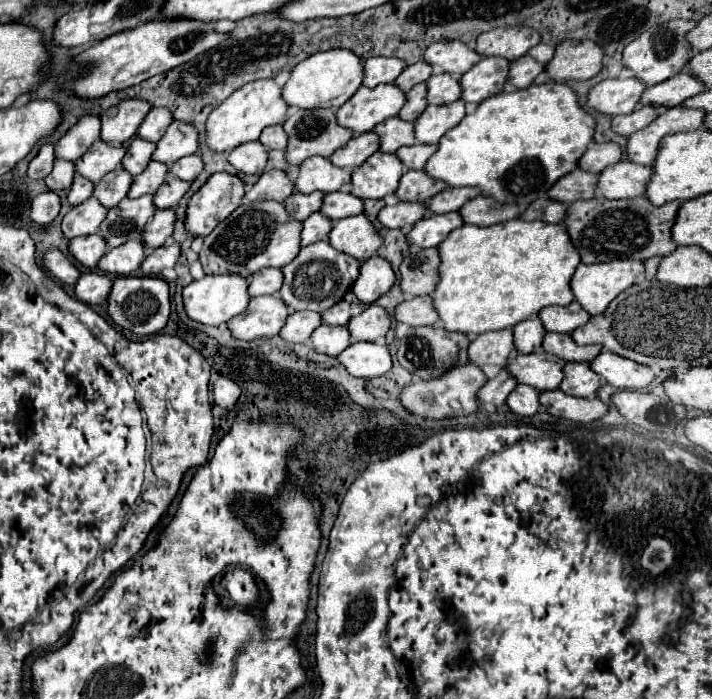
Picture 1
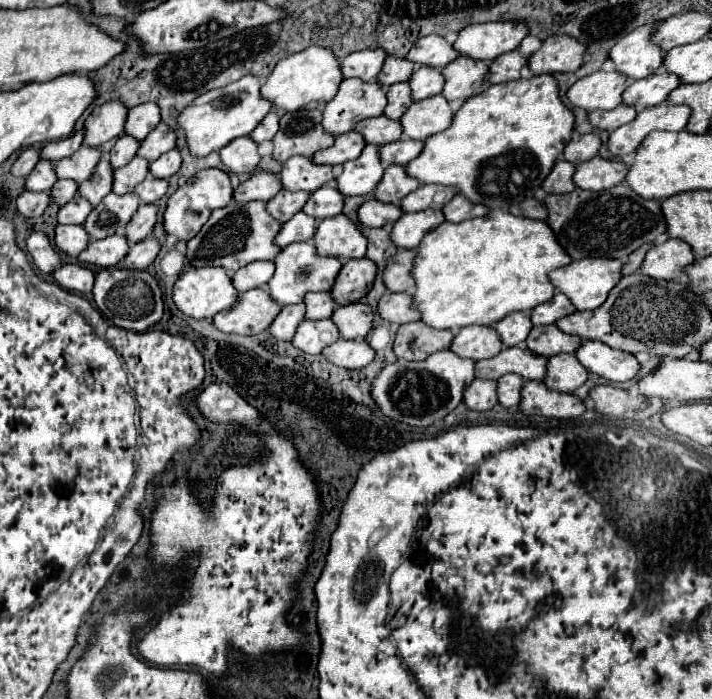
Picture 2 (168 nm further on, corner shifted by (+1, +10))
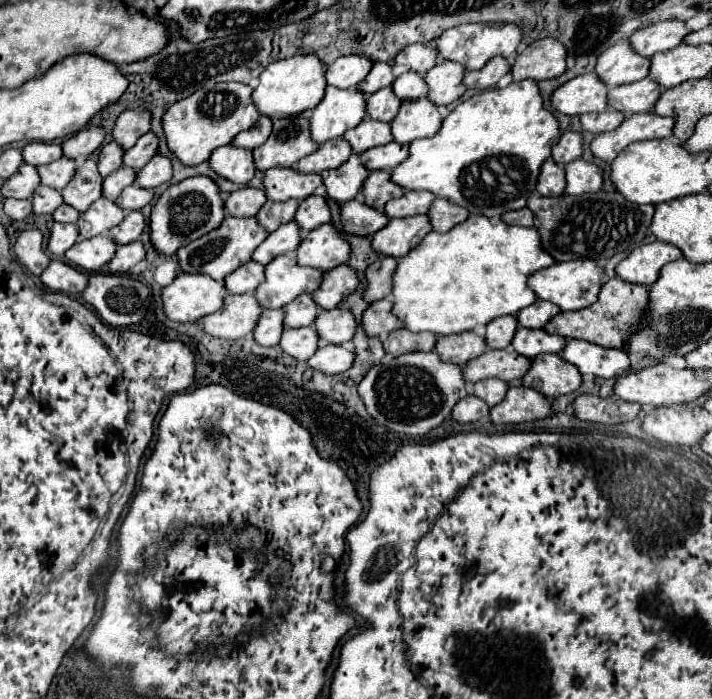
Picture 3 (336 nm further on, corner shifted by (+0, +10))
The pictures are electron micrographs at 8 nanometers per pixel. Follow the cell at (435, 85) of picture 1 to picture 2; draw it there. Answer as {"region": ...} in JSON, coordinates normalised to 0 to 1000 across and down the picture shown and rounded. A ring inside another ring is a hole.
{"region":[[[586,96],[574,113],[574,122],[577,122],[577,139],[580,144],[591,144],[591,142],[600,142],[600,139],[608,139],[614,133],[622,130],[622,107],[617,99],[608,99],[608,96]]]}

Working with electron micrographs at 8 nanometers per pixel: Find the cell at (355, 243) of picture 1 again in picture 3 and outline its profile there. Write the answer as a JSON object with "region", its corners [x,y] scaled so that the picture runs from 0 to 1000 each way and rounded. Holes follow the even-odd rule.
{"region":[[[449,322],[438,328],[419,353],[419,376],[461,388],[492,371],[492,348],[466,322]]]}

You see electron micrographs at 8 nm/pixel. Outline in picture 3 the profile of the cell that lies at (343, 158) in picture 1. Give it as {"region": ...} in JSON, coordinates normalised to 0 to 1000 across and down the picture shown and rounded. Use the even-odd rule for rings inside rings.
{"region":[[[475,196],[475,199],[452,205],[444,219],[421,227],[416,242],[424,247],[452,247],[452,245],[478,239],[480,233],[489,230],[492,222],[494,222],[492,205],[483,196]]]}

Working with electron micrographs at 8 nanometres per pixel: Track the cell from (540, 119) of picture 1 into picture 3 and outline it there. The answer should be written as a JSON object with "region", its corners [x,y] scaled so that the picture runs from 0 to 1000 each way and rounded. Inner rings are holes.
{"region":[[[750,113],[725,116],[708,127],[685,127],[649,144],[624,170],[612,196],[579,202],[576,225],[551,242],[551,259],[567,270],[607,273],[612,282],[626,282],[666,308],[677,305],[683,310],[702,310],[716,299],[739,296],[742,282],[753,270],[758,239],[772,227],[772,216],[787,196],[787,176],[778,162],[764,153],[756,119]]]}

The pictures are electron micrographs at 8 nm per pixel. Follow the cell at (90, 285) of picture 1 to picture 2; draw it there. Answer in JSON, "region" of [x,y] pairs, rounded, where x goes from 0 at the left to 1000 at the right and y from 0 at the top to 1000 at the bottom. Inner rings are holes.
{"region":[[[86,379],[83,385],[74,388],[74,399],[80,402],[80,408],[86,408],[94,416],[105,416],[105,419],[128,419],[131,413],[131,402],[133,402],[133,391],[114,382],[114,379]]]}

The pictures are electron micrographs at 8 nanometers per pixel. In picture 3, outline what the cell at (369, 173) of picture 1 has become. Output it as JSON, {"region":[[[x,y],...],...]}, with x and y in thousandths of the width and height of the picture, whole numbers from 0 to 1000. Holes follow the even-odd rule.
{"region":[[[497,219],[483,236],[461,245],[461,253],[455,256],[458,276],[463,285],[475,290],[486,290],[500,282],[500,276],[508,270],[517,250],[520,245],[506,230],[506,222]]]}

